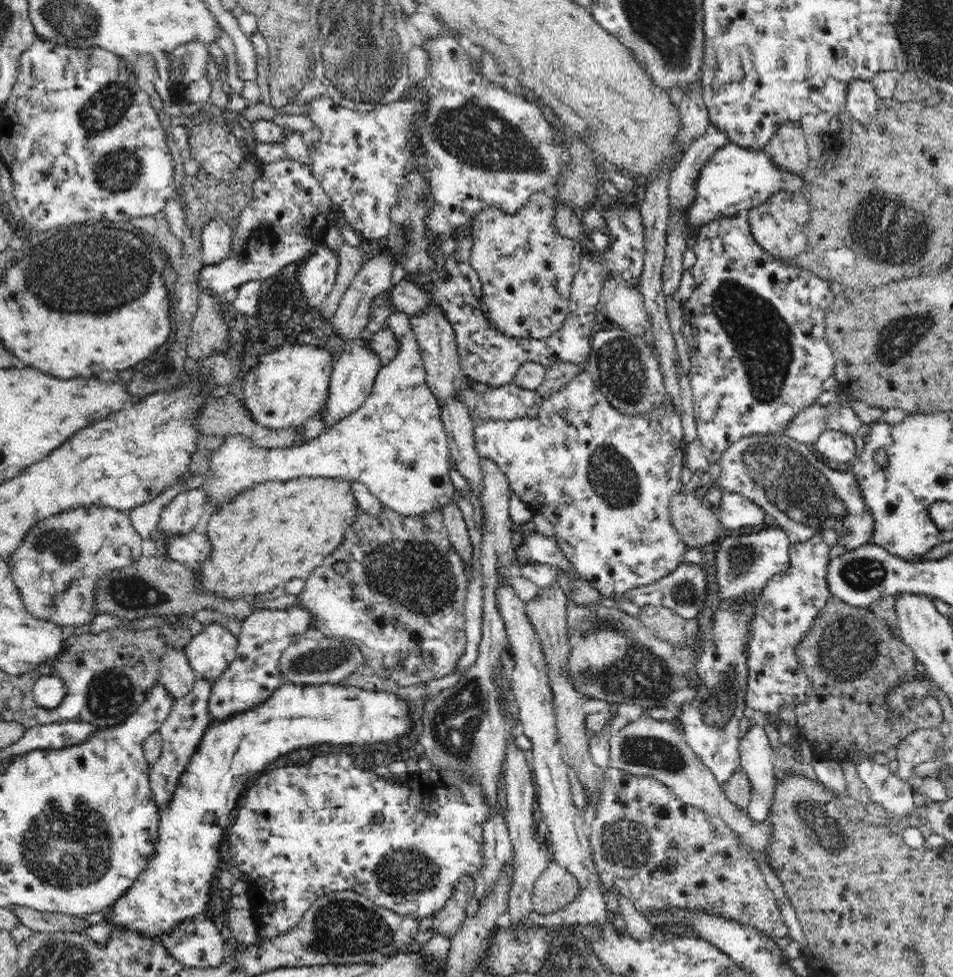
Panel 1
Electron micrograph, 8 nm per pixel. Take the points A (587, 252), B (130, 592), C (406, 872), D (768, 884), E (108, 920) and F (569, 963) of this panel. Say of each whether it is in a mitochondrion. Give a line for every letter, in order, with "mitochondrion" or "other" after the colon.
A: other
B: mitochondrion
C: mitochondrion
D: other
E: other
F: mitochondrion

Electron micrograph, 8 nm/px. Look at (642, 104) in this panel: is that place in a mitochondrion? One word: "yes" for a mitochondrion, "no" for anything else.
no

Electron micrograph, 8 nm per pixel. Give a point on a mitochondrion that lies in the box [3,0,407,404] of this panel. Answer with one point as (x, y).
(94, 270)

